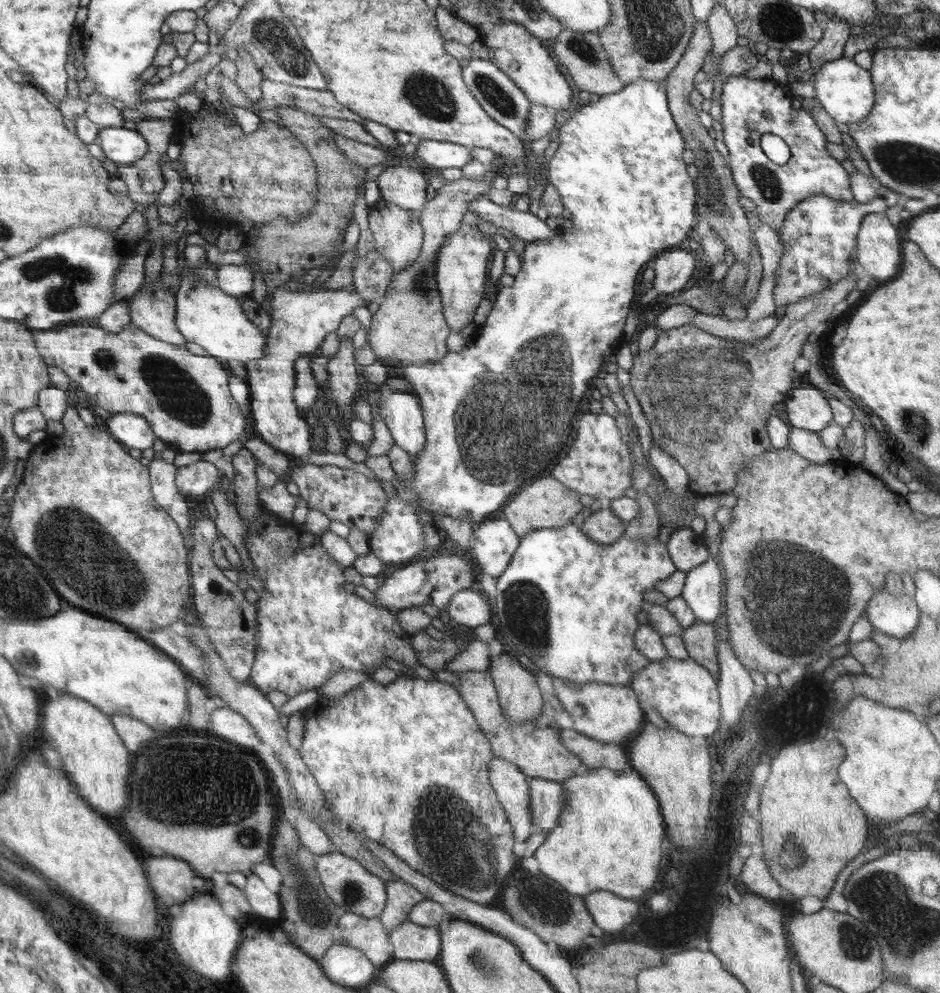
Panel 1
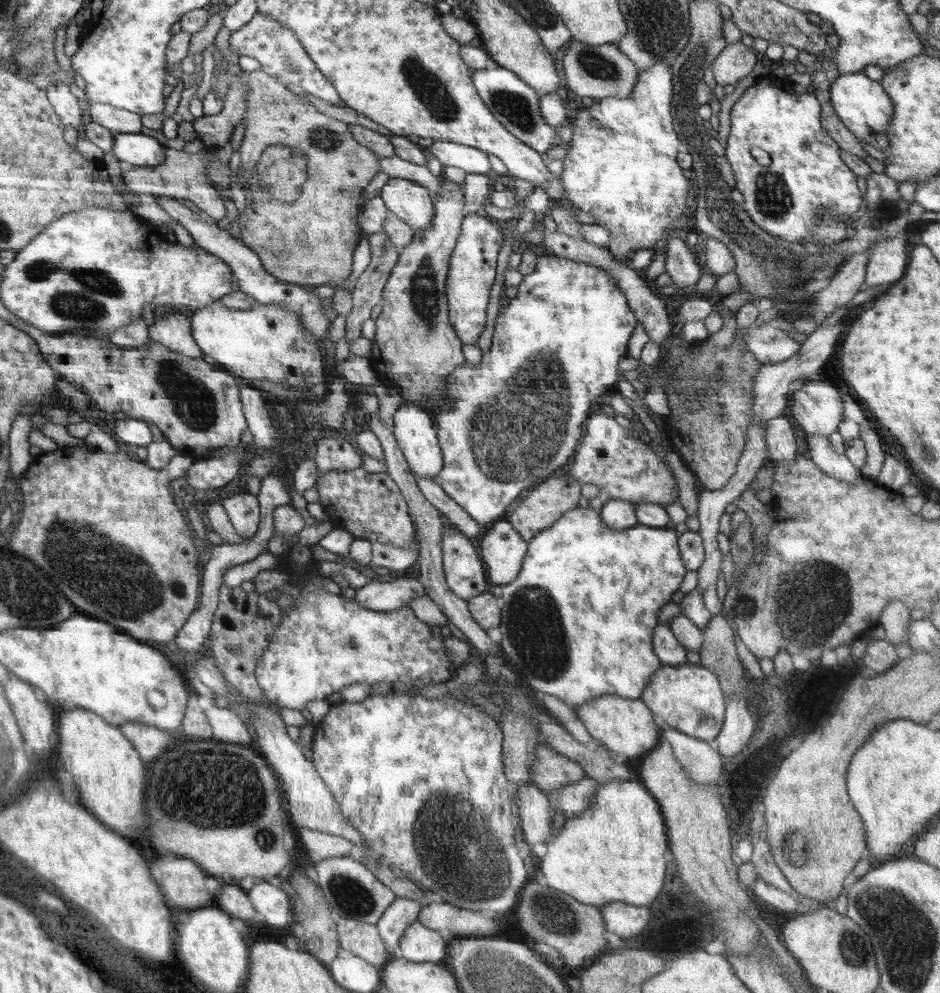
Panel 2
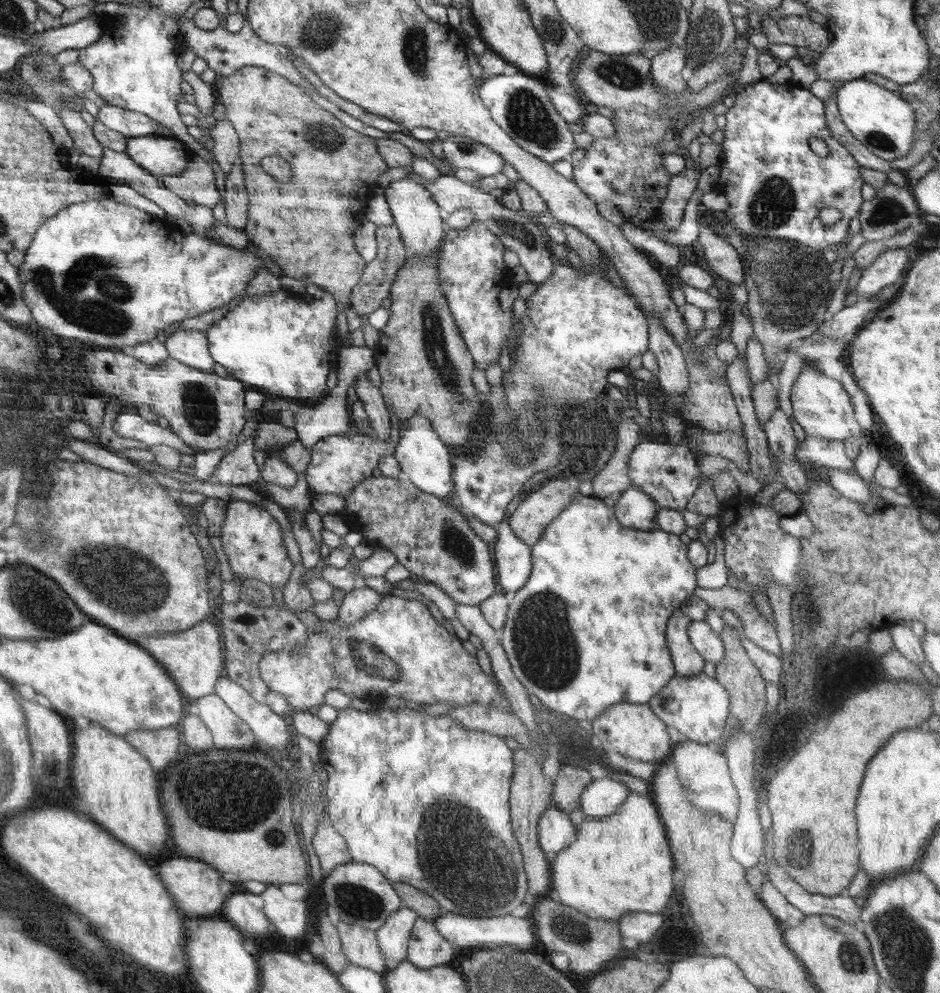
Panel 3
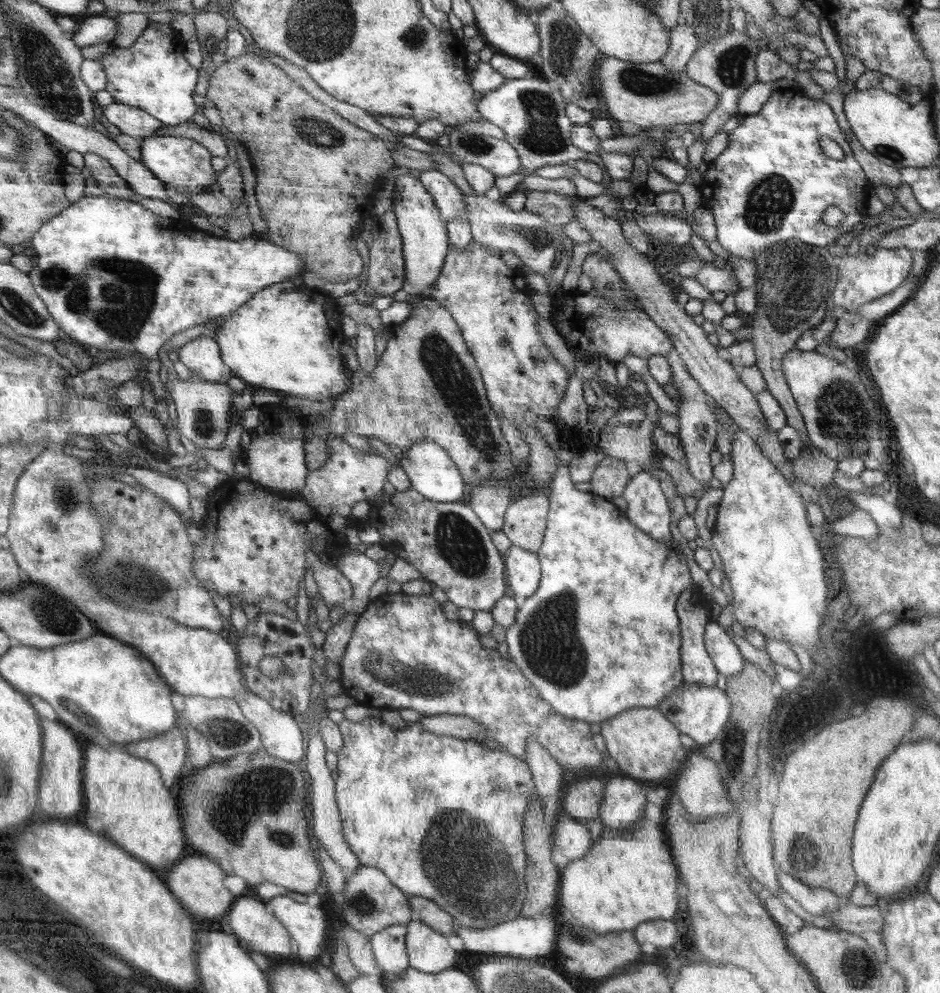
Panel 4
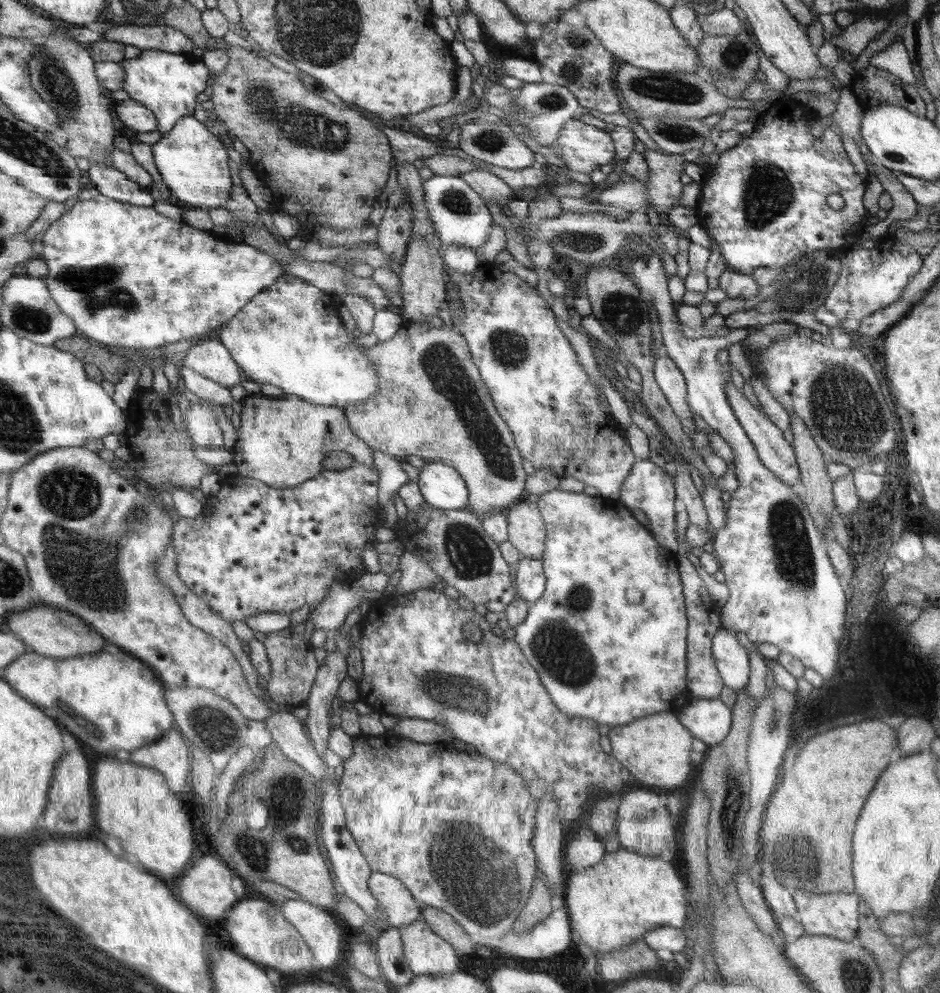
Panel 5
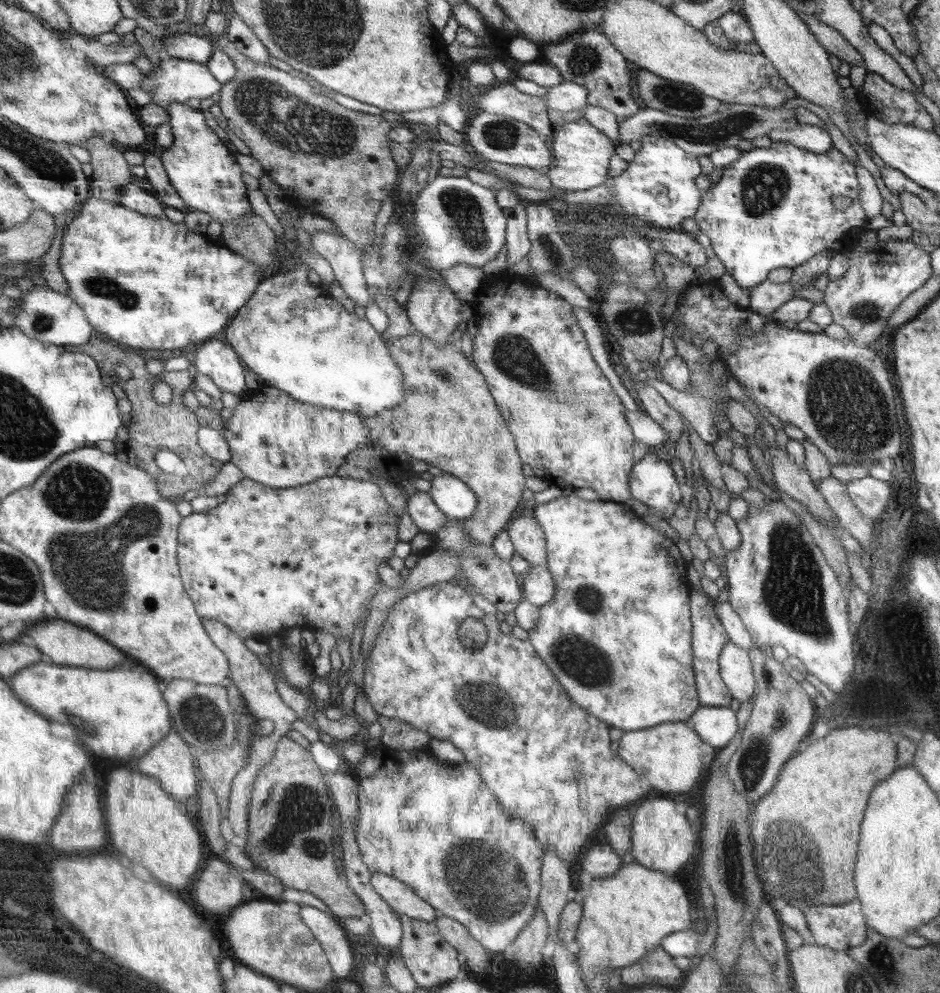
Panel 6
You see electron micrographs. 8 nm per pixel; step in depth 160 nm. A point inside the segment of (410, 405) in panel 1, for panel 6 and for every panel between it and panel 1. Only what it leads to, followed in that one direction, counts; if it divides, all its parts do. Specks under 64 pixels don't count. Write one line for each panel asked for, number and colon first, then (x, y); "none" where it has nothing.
2: (416, 433)
3: (424, 458)
4: (435, 475)
5: (442, 486)
6: (455, 498)

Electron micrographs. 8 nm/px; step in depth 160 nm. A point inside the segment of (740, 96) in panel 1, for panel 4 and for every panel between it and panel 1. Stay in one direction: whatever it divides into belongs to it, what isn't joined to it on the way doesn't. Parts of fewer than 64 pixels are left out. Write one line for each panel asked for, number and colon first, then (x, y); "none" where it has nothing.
2: (806, 175)
3: (781, 199)
4: (772, 182)

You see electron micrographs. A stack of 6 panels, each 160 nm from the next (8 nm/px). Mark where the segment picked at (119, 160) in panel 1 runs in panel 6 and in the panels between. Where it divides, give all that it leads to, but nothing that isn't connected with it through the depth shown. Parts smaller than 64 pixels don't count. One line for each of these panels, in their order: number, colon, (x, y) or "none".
2: (138, 150)
3: (161, 156)
4: (185, 163)
5: (192, 162)
6: (203, 171)

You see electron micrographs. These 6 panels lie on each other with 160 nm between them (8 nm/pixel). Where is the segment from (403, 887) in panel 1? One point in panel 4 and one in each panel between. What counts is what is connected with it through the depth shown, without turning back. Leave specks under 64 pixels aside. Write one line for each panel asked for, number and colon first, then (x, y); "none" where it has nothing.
2: (393, 924)
3: (393, 938)
4: (389, 949)

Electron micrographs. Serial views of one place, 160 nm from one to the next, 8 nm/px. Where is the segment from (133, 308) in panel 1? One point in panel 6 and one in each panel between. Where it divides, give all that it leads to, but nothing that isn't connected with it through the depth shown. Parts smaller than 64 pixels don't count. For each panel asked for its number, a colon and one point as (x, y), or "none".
2: (172, 329)
3: (191, 347)
4: (202, 356)
5: (208, 357)
6: (216, 359)

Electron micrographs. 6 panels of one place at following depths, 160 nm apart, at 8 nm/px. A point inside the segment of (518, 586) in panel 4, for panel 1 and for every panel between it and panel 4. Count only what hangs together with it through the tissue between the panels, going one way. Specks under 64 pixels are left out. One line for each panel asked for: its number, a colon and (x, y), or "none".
1: (494, 542)
2: (503, 549)
3: (514, 561)

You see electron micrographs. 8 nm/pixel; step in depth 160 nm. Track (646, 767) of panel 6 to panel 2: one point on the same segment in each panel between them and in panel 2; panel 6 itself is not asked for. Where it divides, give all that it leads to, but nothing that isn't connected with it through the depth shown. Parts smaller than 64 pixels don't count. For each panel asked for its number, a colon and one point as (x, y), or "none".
2: (627, 726)
3: (633, 730)
4: (641, 741)
5: (656, 748)

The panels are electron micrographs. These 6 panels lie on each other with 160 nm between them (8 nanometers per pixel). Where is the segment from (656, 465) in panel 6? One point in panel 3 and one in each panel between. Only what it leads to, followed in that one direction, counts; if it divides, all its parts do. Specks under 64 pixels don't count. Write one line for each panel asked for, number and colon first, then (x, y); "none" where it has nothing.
3: (635, 509)
4: (648, 507)
5: (649, 488)

